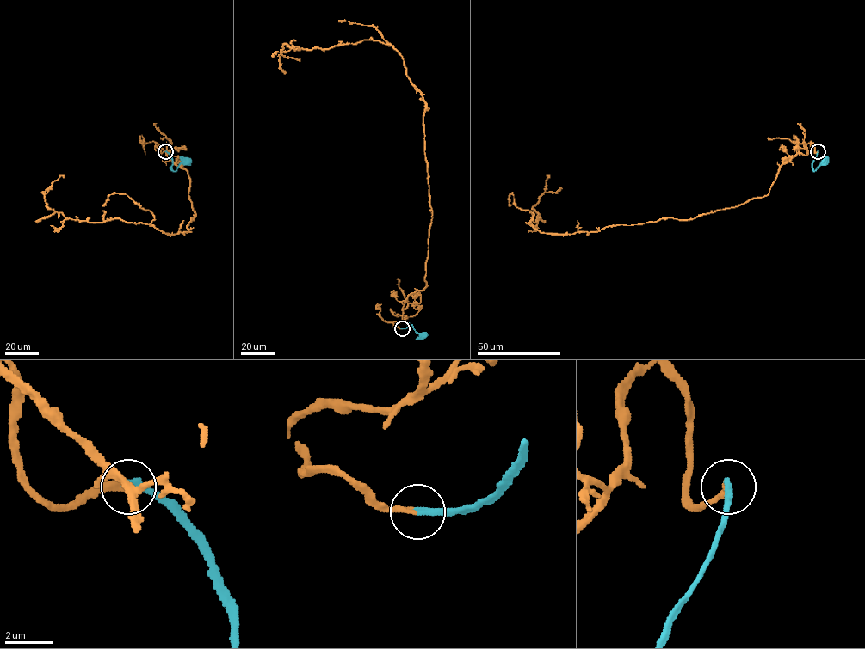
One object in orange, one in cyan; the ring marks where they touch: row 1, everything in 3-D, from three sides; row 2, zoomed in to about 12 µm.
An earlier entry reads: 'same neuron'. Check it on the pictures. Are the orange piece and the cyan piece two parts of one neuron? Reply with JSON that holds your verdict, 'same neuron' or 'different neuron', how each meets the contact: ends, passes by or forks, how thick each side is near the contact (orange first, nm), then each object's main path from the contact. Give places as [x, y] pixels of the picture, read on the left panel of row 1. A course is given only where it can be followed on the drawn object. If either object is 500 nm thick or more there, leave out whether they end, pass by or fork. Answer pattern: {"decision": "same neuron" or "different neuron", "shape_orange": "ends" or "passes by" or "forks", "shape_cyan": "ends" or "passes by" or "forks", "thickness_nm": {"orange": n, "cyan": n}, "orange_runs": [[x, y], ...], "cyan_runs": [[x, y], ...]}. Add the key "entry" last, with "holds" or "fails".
{"decision": "same neuron", "shape_orange": "ends", "shape_cyan": "ends", "thickness_nm": {"orange": 280, "cyan": 320}, "orange_runs": [[165, 151], [157, 143], [189, 180], [195, 214], [189, 231], [67, 218], [44, 195], [64, 178]], "cyan_runs": [[165, 151], [172, 161], [173, 170], [187, 162]], "entry": "holds"}

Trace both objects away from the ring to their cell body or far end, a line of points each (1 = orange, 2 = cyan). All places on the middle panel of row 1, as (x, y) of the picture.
1: (402, 328), (392, 323), (407, 297), (426, 286), (425, 101), (388, 44), (285, 43), (281, 52), (300, 61)
2: (402, 328), (405, 328), (408, 323), (423, 335)

